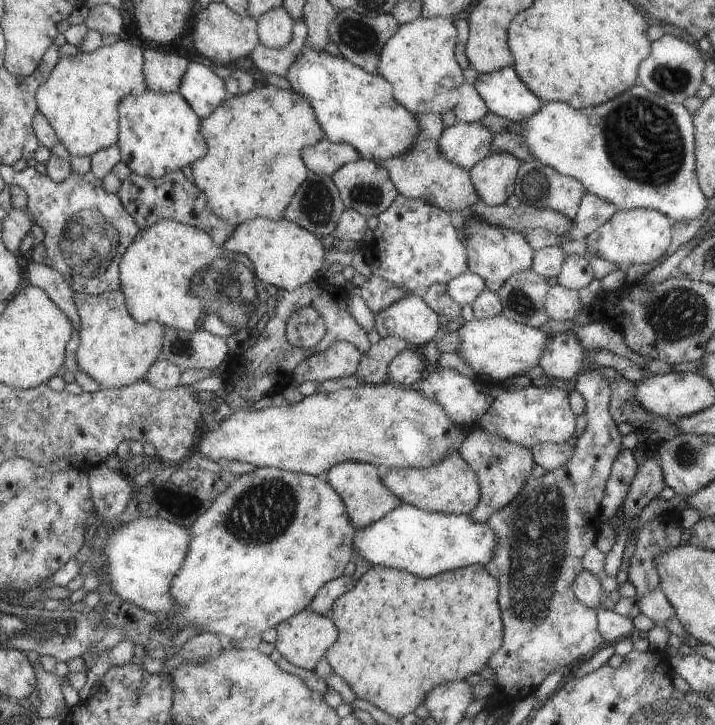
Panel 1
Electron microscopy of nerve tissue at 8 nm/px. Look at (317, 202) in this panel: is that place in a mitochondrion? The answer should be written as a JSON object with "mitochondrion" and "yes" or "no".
{"mitochondrion":"yes"}

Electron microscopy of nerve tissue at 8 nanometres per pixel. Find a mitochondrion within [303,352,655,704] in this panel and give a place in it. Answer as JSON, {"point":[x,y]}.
{"point":[536,552]}

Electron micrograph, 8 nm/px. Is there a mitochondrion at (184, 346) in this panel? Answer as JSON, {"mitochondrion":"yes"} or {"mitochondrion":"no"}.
{"mitochondrion":"yes"}

